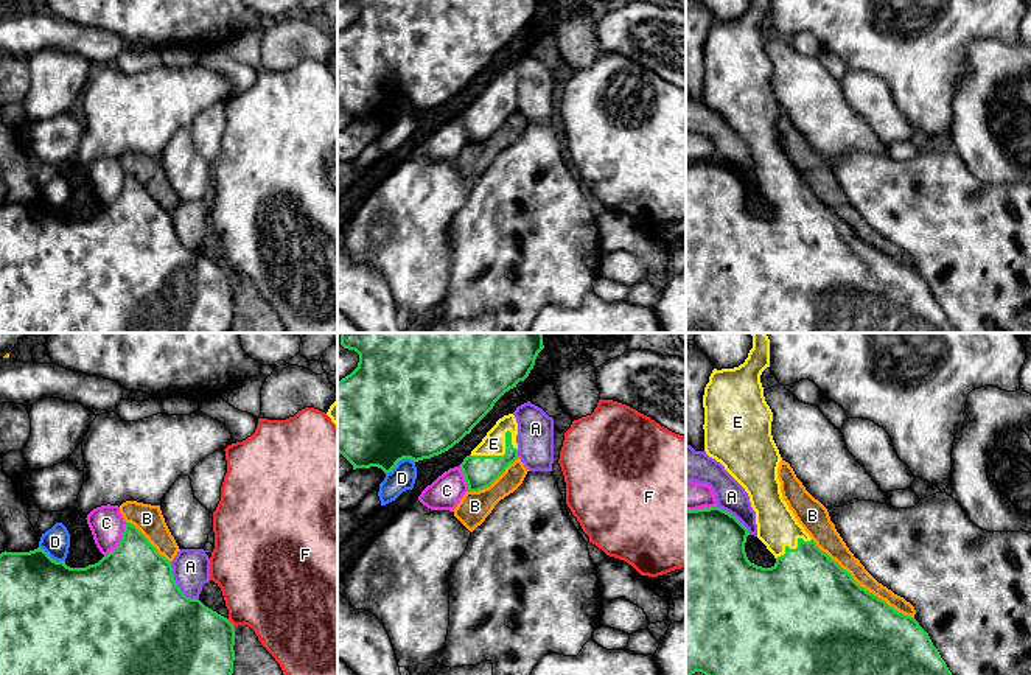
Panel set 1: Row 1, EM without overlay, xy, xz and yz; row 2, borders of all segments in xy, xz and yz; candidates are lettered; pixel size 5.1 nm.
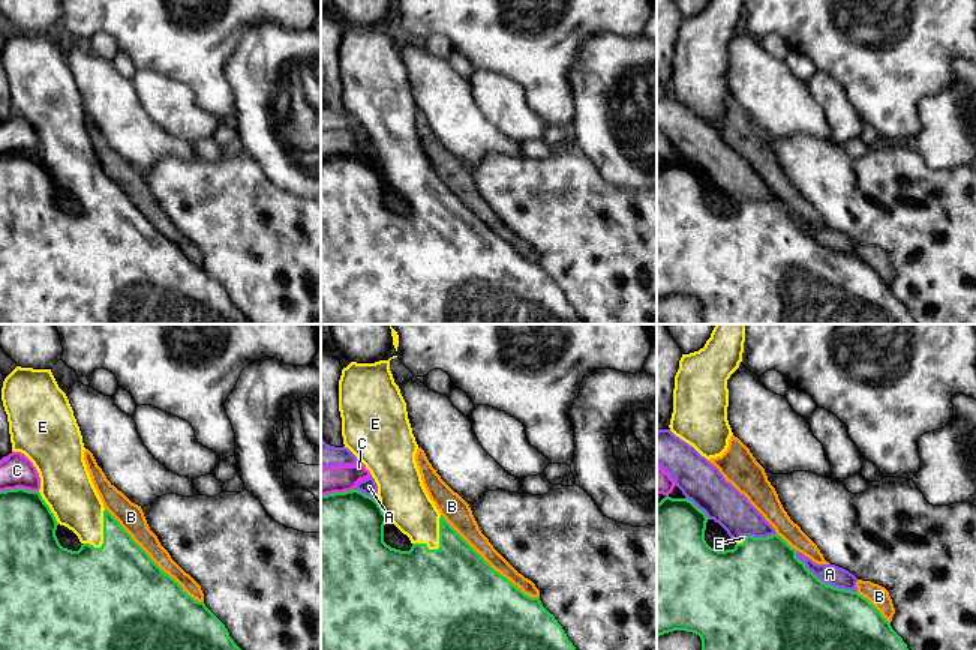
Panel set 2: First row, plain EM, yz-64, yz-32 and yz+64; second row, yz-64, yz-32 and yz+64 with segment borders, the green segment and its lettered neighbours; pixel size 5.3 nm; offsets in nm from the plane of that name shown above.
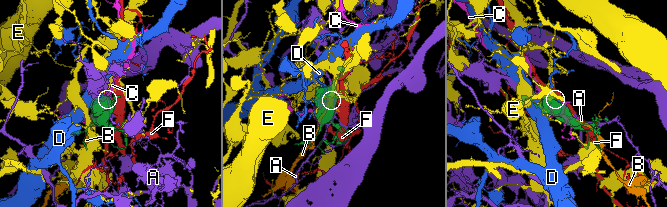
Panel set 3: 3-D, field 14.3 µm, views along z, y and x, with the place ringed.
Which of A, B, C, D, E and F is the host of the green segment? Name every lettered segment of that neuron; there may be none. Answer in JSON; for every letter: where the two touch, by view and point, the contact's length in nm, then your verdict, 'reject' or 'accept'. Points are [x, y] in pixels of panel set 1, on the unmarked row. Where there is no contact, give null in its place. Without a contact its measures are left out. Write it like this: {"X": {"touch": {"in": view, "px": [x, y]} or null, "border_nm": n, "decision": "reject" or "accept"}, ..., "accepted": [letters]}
{"A": {"touch": {"in": "xy", "px": [176, 237]}, "border_nm": 240, "decision": "reject"}, "B": {"touch": {"in": "yz", "px": [860, 238]}, "border_nm": 650, "decision": "reject"}, "C": {"touch": {"in": "xy", "px": [122, 192]}, "border_nm": 220, "decision": "reject"}, "D": {"touch": {"in": "xz", "px": [400, 111]}, "border_nm": 170, "decision": "reject"}, "E": {"touch": {"in": "xz", "px": [499, 108]}, "border_nm": 260, "decision": "accept"}, "F": {"touch": {"in": "xy", "px": [232, 276]}, "border_nm": 60, "decision": "reject"}, "accepted": ["E"]}

